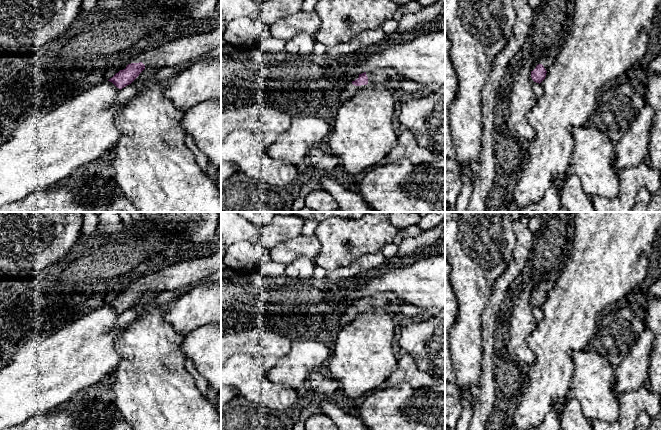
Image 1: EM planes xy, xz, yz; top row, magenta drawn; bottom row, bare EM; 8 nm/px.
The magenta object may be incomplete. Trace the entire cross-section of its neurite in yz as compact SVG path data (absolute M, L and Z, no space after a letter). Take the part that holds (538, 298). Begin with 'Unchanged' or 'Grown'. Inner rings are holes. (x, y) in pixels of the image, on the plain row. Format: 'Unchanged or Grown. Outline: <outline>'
Grown. Outline: M544 281L542 283L538 284L536 287L534 287L531 290L532 306L536 306L536 307L540 308L545 303L547 293L551 290L553 285L554 285L554 283Z

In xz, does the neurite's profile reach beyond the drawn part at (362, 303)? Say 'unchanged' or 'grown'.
grown

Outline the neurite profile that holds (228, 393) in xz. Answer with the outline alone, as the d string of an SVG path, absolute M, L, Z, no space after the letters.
M221 386L221 408L228 404L236 393L236 389L232 386Z

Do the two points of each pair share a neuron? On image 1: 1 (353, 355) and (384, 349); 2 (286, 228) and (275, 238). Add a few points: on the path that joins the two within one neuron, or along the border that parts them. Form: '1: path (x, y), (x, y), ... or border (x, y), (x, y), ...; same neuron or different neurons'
1: path (361, 355), (368, 349), (376, 349); same neuron
2: path (283, 230), (278, 235); same neuron

